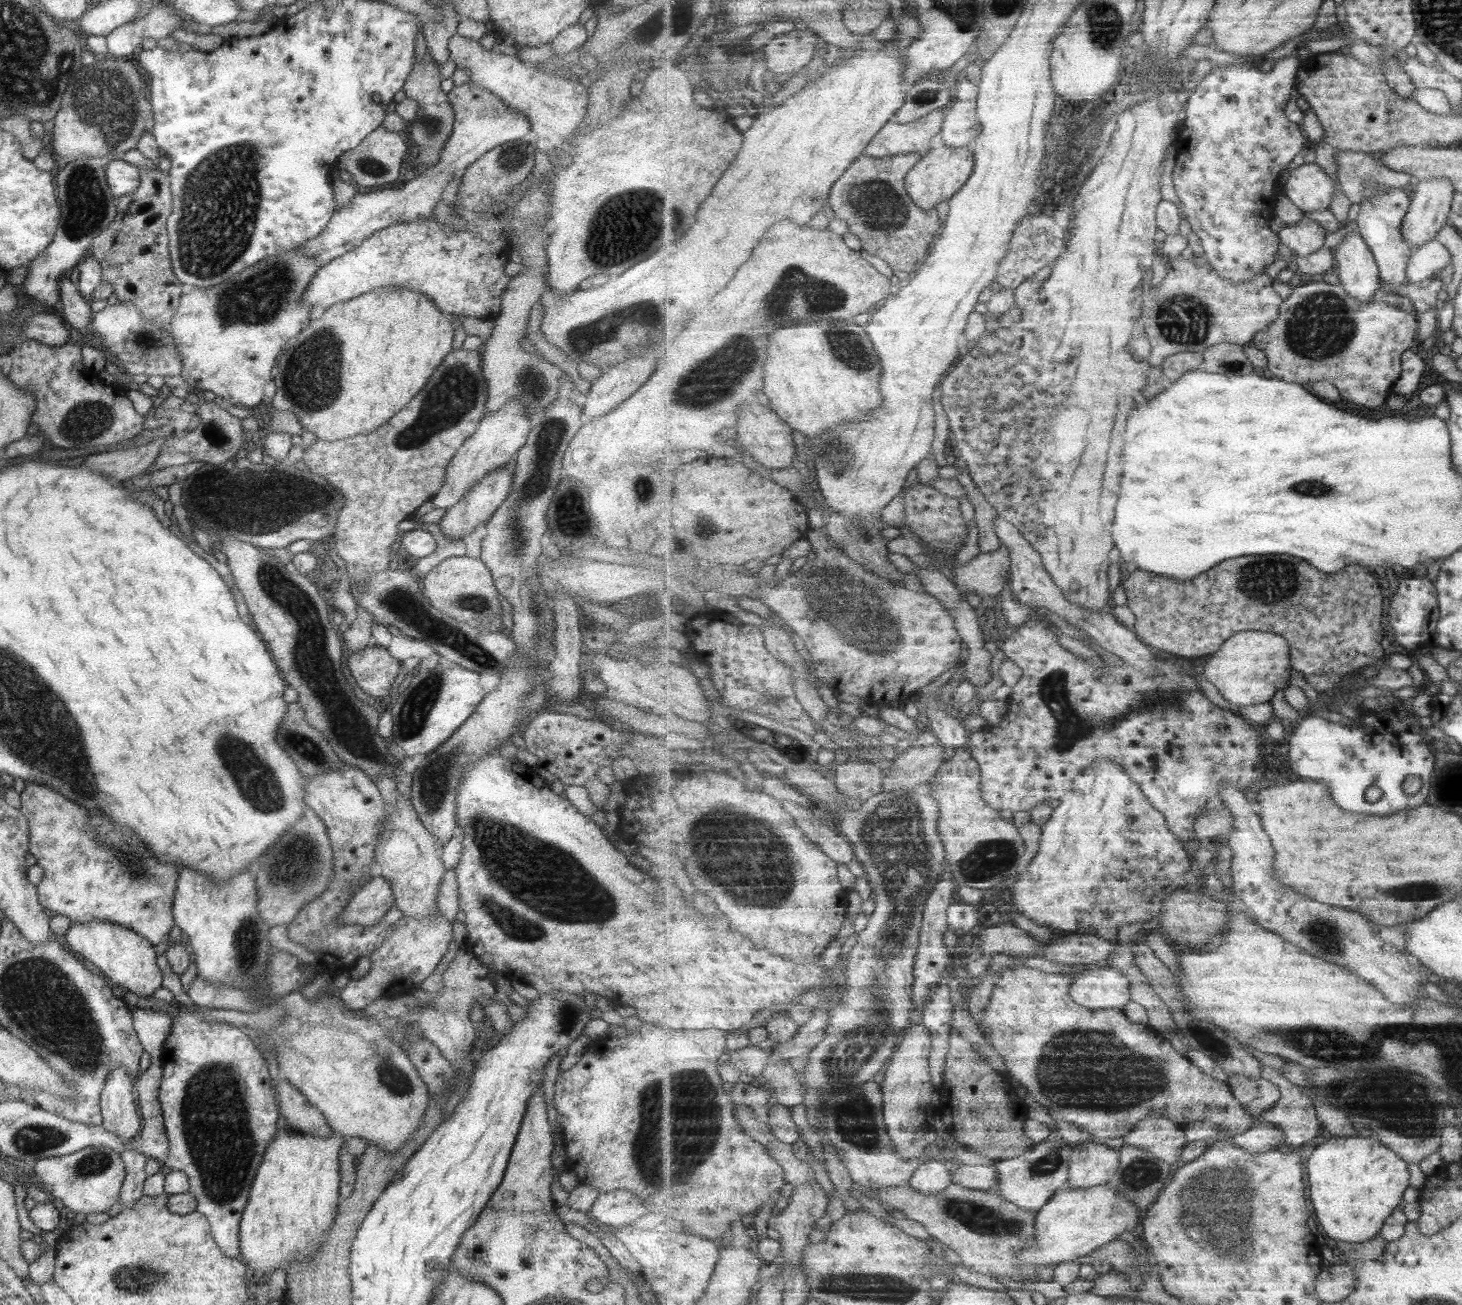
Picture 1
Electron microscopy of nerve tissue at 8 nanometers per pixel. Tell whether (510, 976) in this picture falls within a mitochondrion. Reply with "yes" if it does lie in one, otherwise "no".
no

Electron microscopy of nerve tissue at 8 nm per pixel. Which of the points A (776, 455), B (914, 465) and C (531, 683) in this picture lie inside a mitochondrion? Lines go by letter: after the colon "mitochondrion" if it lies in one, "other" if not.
A: other
B: other
C: mitochondrion

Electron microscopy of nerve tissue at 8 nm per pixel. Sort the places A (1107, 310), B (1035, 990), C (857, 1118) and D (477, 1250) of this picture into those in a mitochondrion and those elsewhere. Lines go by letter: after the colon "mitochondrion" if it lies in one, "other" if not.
A: other
B: other
C: mitochondrion
D: other

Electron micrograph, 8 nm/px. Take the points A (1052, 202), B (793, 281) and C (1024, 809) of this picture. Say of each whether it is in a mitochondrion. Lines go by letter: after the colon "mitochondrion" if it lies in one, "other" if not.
A: other
B: mitochondrion
C: other

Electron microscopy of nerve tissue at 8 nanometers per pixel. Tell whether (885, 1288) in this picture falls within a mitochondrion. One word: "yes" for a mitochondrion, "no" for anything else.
yes

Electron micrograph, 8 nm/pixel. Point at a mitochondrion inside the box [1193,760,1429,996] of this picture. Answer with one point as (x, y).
(1323, 934)

